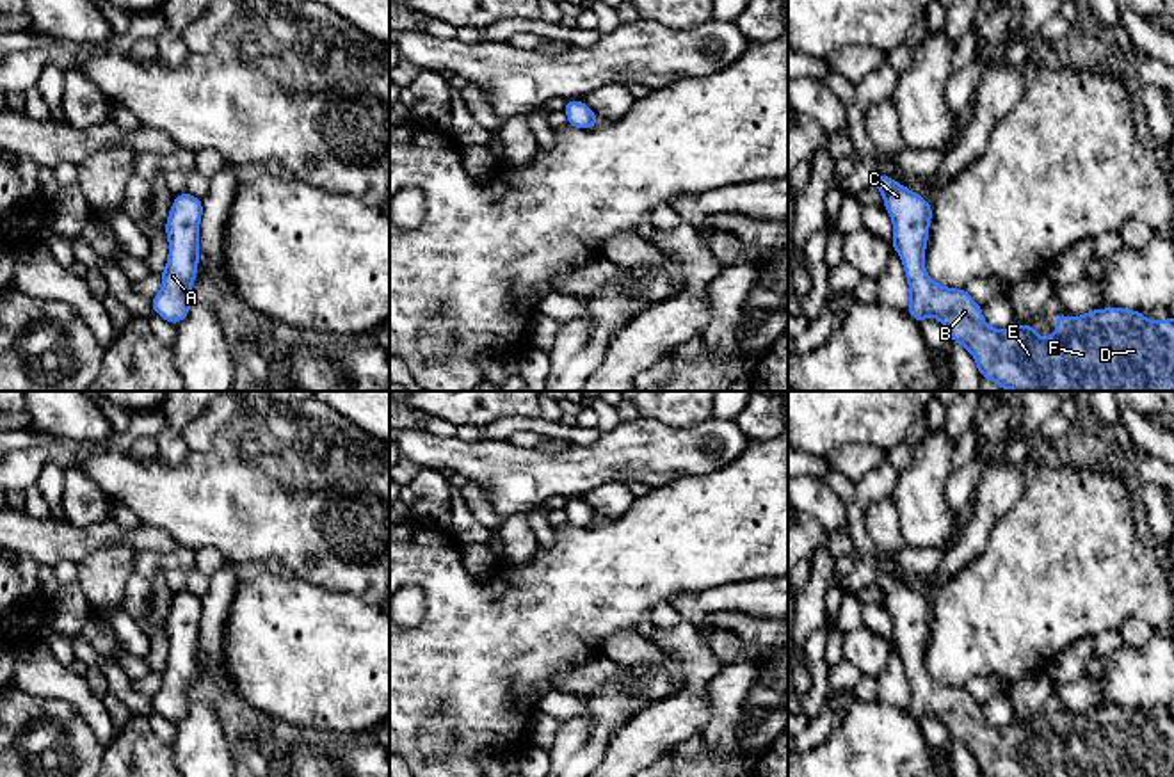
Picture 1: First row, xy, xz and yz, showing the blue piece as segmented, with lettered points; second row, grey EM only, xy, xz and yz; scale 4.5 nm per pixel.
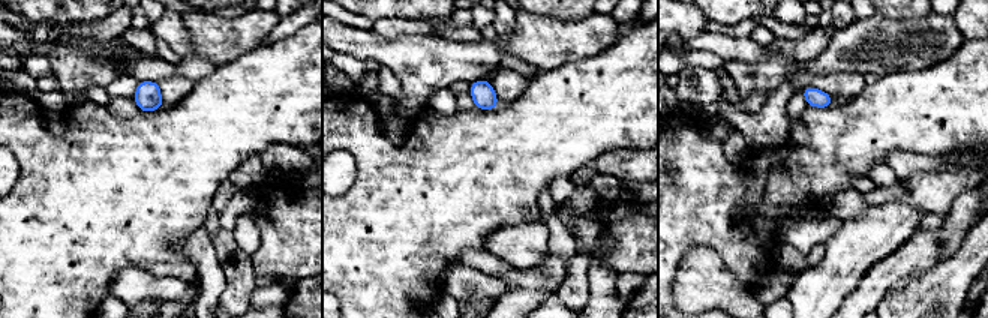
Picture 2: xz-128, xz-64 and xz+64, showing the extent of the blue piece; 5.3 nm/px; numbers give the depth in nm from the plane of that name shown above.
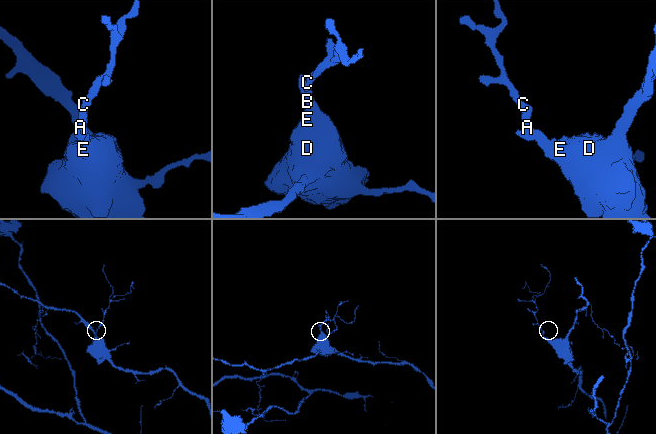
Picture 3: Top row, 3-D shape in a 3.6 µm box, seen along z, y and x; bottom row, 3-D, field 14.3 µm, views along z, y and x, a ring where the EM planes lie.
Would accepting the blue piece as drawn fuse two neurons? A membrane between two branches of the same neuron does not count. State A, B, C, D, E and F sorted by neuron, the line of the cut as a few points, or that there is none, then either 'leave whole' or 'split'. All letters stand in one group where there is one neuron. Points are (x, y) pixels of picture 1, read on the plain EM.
groups A B C D E F; cut none; leave whole

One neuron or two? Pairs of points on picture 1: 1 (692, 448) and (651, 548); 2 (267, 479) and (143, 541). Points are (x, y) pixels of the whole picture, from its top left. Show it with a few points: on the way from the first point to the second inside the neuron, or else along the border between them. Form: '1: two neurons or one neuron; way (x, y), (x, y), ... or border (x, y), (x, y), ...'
1: two neurons; border (723, 466), (696, 475), (678, 475), (650, 489)
2: two neurons; border (143, 521), (160, 527), (180, 544)

